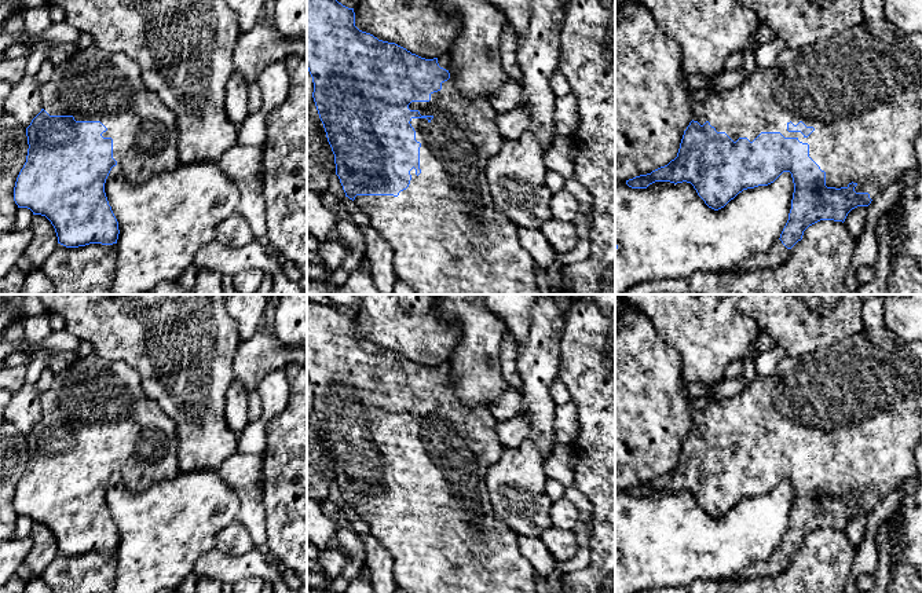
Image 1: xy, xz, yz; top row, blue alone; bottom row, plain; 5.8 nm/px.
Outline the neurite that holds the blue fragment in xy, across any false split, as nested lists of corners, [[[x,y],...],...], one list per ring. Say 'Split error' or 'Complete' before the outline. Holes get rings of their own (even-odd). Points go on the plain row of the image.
Split error. [[[96,354],[80,358],[55,374],[52,385],[40,393],[40,403],[43,417],[26,436],[29,457],[26,471],[15,490],[15,512],[18,516],[30,517],[33,523],[45,524],[55,537],[58,552],[66,556],[117,552],[118,530],[105,501],[106,487],[116,473],[133,491],[146,490],[178,476],[179,439],[175,422],[156,400],[146,396],[138,371],[124,360],[109,360]]]

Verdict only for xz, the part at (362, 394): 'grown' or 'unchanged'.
grown

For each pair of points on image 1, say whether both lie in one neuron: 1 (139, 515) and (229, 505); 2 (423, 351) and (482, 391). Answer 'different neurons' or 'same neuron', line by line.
1: same neuron
2: different neurons

